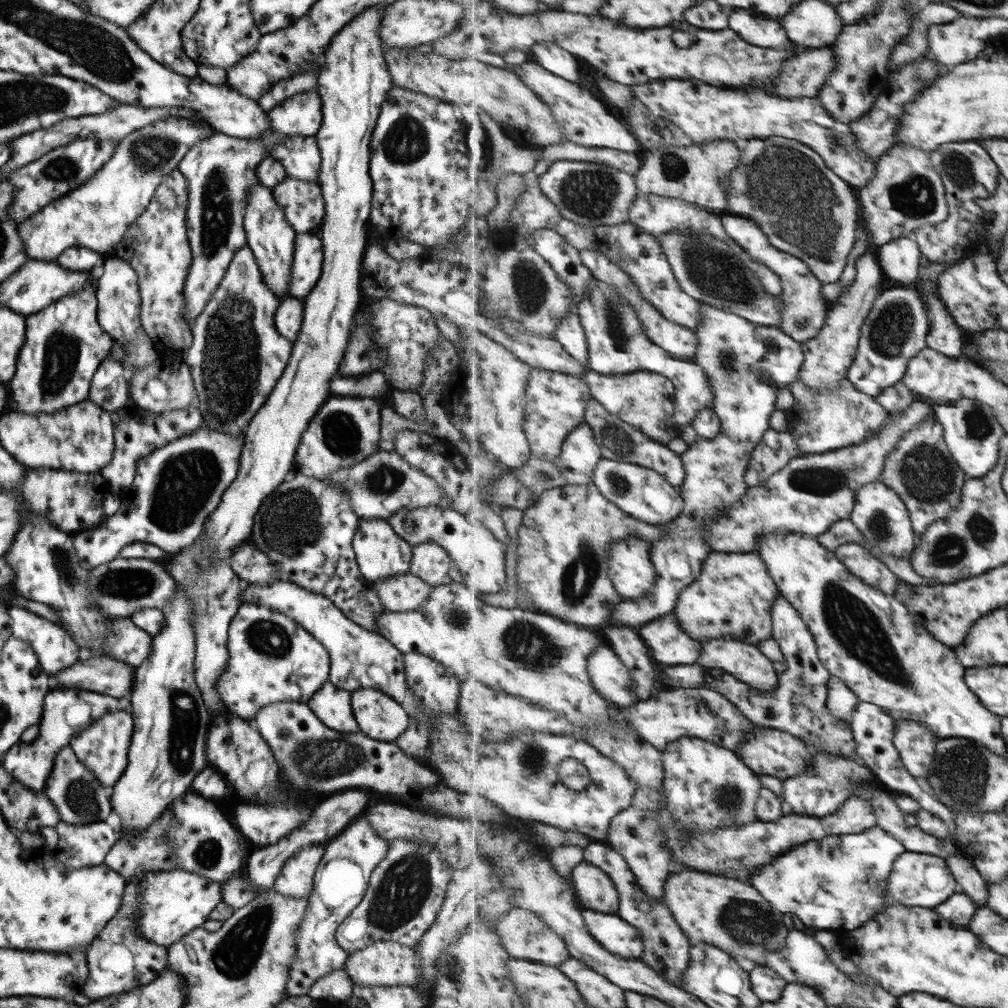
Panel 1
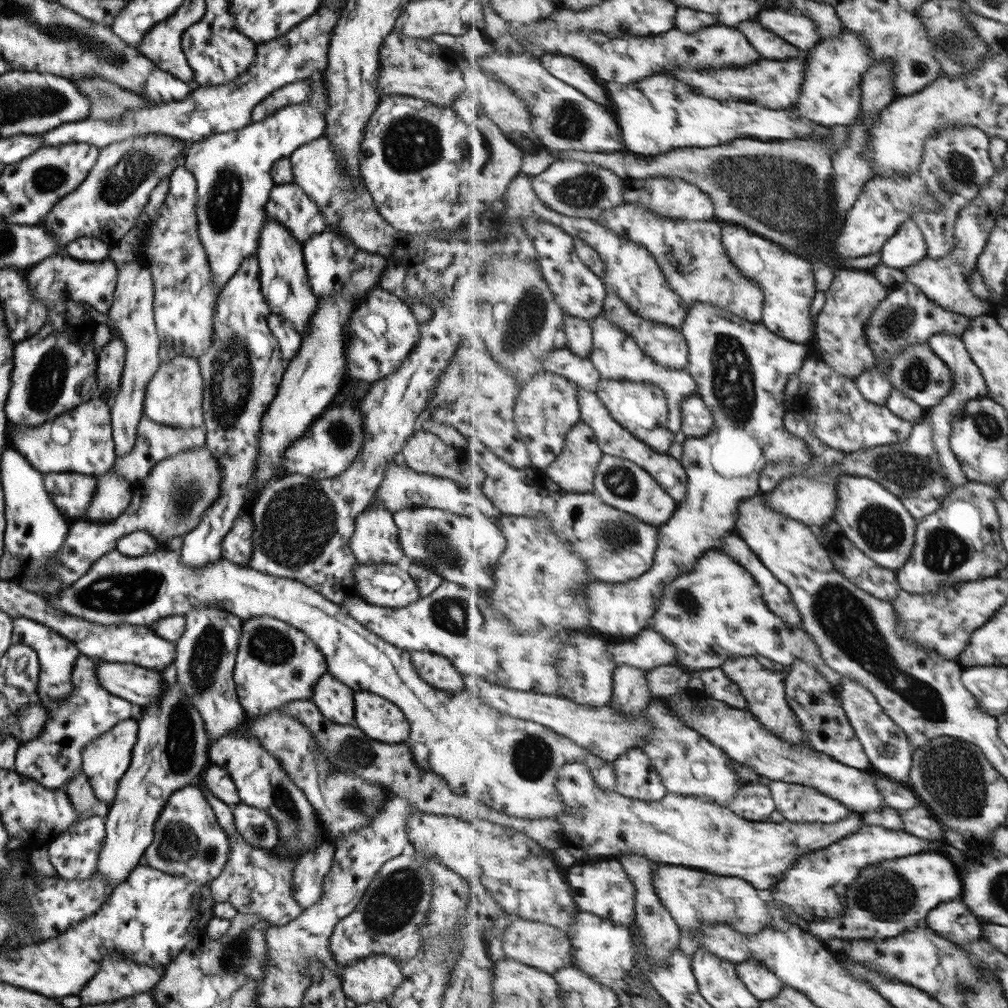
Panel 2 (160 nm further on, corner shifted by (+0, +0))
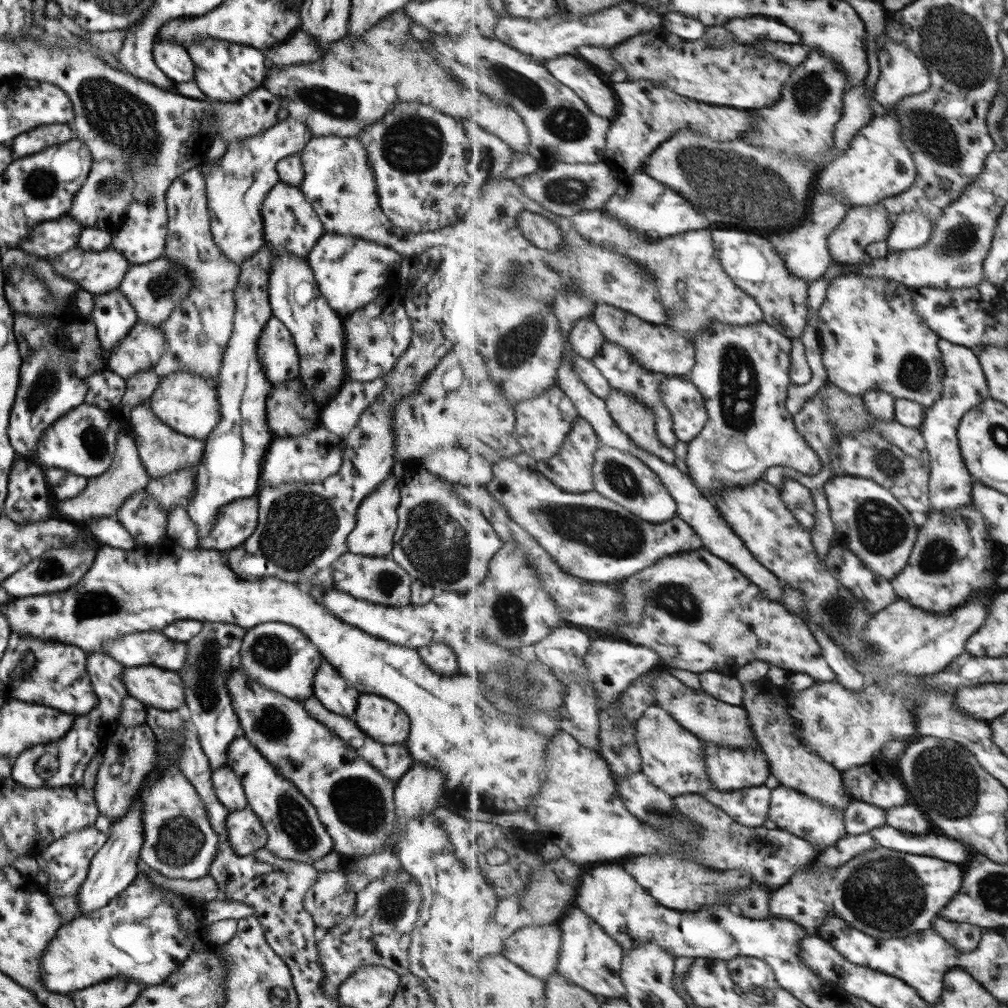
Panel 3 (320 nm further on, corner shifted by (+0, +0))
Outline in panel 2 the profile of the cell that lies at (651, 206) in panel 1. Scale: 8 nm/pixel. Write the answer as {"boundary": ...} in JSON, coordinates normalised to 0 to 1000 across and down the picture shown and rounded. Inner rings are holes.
{"boundary":[[[622,201],[611,207],[601,208],[593,218],[610,232],[644,247],[654,265],[664,277],[664,285],[678,297],[680,305],[689,301],[705,301],[747,320],[758,315],[759,291],[751,279],[739,275],[721,253],[716,236],[717,226],[711,220],[684,220],[684,218],[660,218],[635,202]]]}

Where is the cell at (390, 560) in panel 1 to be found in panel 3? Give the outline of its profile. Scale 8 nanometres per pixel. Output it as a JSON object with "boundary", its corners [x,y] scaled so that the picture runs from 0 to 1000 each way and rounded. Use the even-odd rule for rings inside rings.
{"boundary":[[[386,469],[352,505],[352,520],[343,534],[346,549],[363,553],[386,553],[390,542],[390,530],[393,525],[393,502],[397,495],[395,475]]]}

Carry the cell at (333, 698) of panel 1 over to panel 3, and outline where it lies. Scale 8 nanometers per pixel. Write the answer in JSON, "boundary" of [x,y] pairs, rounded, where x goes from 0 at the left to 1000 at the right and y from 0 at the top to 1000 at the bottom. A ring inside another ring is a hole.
{"boundary":[[[321,653],[310,673],[310,690],[313,691],[326,706],[344,710],[352,704],[353,685],[344,681],[342,674]]]}

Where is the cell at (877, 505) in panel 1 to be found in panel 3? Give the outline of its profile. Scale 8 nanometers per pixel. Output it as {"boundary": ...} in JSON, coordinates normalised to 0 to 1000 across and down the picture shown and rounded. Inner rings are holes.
{"boundary":[[[835,470],[821,475],[816,485],[829,522],[829,535],[838,537],[839,543],[870,569],[882,575],[894,569],[911,538],[912,523],[905,508],[884,486],[866,475]]]}

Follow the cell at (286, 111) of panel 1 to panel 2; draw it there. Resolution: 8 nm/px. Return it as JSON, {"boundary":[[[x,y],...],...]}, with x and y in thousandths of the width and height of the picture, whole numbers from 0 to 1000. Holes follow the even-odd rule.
{"boundary":[[[304,99],[277,107],[257,121],[248,121],[236,130],[209,133],[205,137],[187,142],[180,163],[194,179],[195,230],[202,244],[203,258],[207,264],[207,284],[216,289],[225,281],[241,260],[241,257],[253,253],[258,235],[258,226],[263,216],[262,204],[272,181],[267,170],[277,156],[292,154],[294,147],[313,139],[323,127],[321,116],[309,107]]]}

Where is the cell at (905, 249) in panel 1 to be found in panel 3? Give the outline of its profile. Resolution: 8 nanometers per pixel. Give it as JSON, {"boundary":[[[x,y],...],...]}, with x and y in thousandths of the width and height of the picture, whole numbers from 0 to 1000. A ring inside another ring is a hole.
{"boundary":[[[910,209],[895,210],[886,218],[886,226],[881,234],[881,249],[899,249],[917,245],[927,231],[926,217]]]}

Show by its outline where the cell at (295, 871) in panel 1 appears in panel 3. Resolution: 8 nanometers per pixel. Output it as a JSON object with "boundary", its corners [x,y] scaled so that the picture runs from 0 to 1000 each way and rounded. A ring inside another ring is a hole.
{"boundary":[[[337,863],[314,864],[313,876],[303,886],[300,898],[318,927],[349,907],[352,892],[353,886],[345,882]]]}

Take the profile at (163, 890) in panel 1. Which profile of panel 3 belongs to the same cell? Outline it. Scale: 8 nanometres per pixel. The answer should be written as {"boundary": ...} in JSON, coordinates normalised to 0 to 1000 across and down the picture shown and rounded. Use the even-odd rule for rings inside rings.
{"boundary":[[[137,865],[130,877],[104,899],[63,915],[40,950],[40,971],[47,983],[64,986],[115,968],[133,972],[141,981],[160,976],[190,943],[185,922],[178,919],[175,903],[163,893],[162,886],[158,880],[152,880],[143,866]]]}

